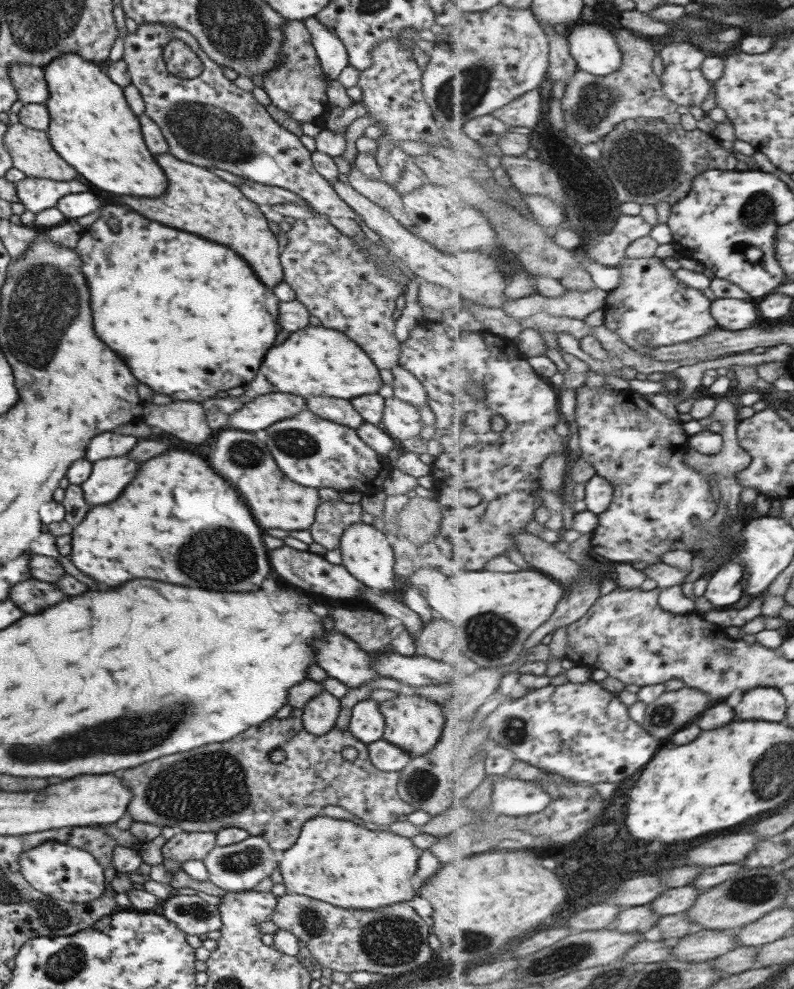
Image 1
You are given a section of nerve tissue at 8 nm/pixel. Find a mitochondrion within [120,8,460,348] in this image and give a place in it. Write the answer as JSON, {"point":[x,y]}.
{"point":[208,133]}

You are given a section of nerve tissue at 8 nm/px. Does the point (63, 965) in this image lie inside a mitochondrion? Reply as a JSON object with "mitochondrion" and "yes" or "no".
{"mitochondrion":"yes"}

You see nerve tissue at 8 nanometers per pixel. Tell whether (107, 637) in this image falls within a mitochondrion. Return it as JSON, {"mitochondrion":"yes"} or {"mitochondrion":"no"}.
{"mitochondrion":"no"}

